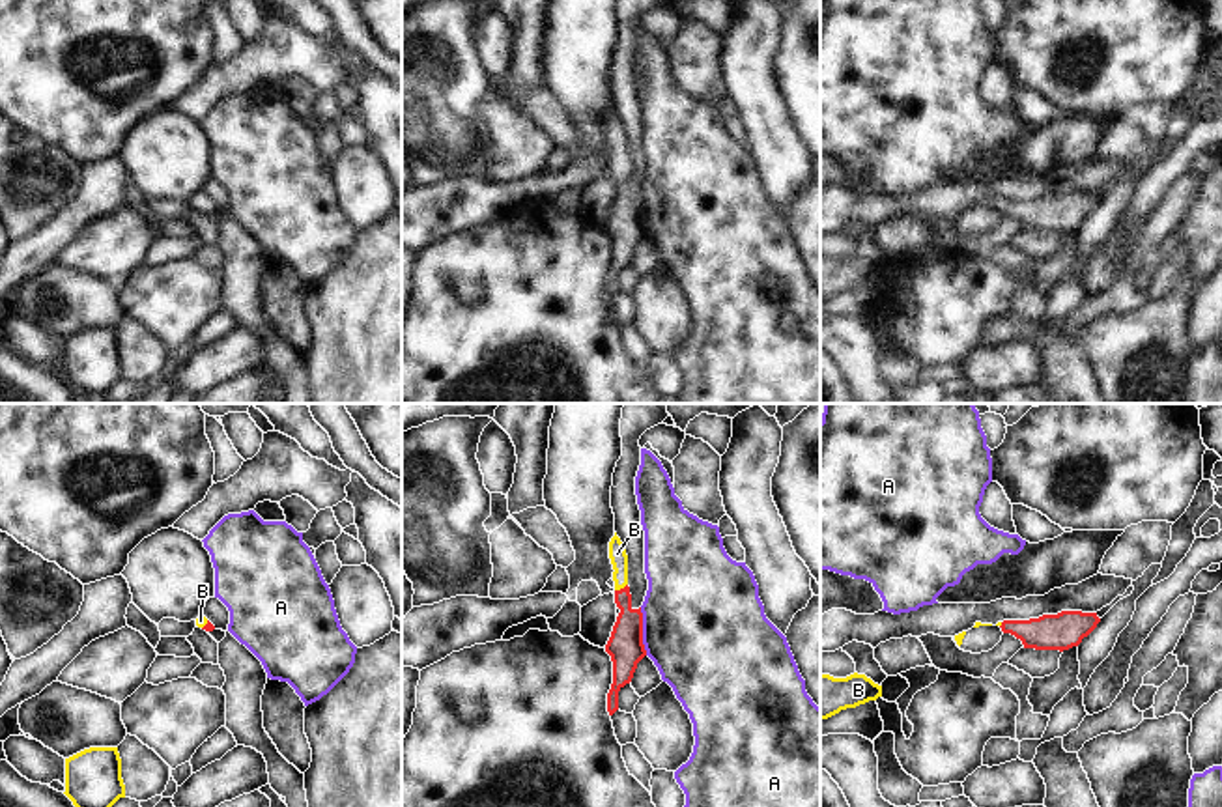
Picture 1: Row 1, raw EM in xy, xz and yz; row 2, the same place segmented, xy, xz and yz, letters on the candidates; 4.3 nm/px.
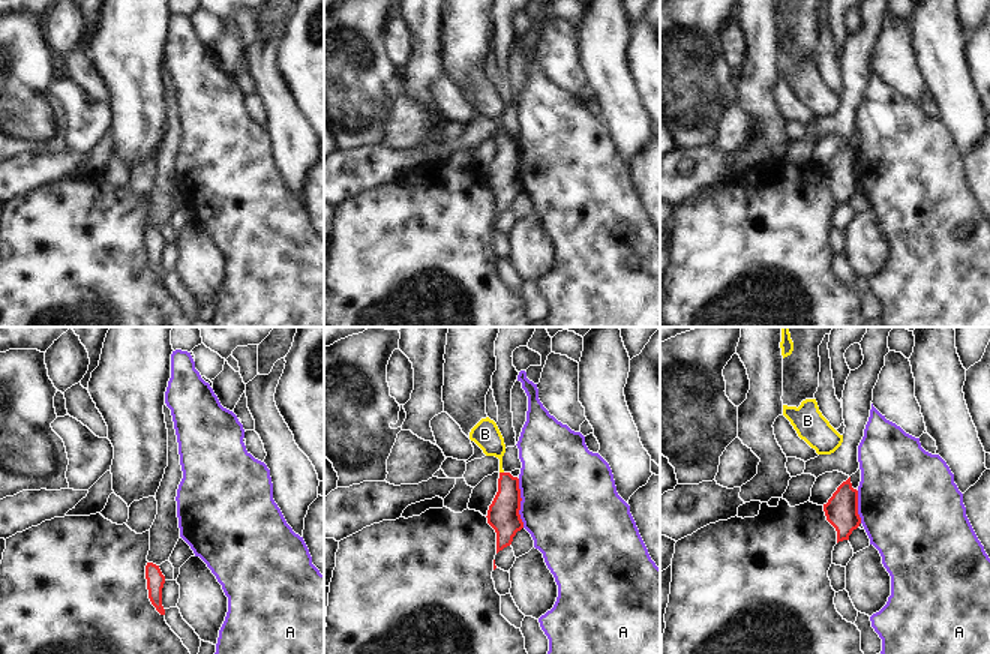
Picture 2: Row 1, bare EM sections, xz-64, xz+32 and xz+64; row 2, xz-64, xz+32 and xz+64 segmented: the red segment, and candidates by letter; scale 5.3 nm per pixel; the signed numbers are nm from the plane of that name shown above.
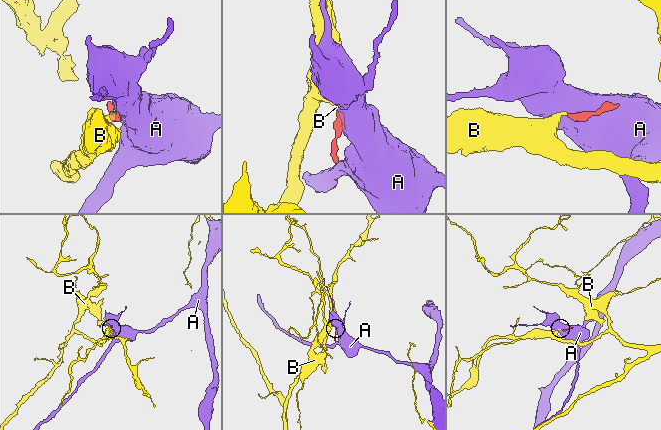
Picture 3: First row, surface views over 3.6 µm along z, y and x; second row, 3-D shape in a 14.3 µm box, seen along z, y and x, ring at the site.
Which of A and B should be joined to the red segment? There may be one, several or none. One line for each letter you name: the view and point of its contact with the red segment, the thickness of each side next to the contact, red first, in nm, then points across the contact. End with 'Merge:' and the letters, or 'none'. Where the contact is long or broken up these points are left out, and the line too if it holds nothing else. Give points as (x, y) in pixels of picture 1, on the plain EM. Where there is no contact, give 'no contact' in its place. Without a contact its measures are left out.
B: xz (621, 170) | 150/80 nm | across xz (625, 226), (625, 184), (621, 170), (617, 135)
Merge: B

